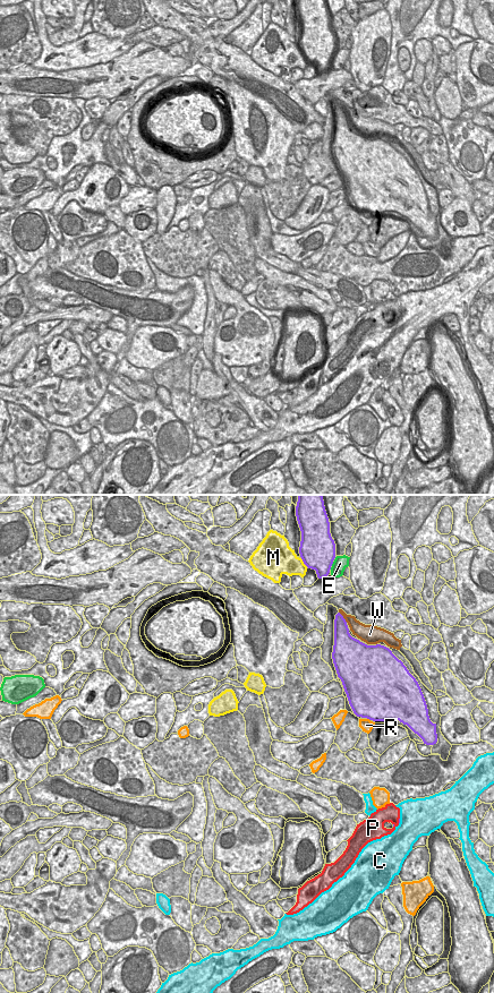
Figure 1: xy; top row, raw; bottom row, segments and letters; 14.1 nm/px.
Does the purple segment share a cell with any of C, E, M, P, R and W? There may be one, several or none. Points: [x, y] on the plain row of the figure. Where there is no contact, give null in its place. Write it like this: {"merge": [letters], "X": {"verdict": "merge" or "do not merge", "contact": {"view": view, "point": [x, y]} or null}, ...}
{"merge": ["P"], "C": {"verdict": "do not merge", "contact": {"view": "xy", "point": [399, 314]}}, "E": {"verdict": "do not merge", "contact": {"view": "xy", "point": [332, 56]}}, "M": {"verdict": "do not merge", "contact": {"view": "xy", "point": [304, 56]}}, "P": {"verdict": "merge", "contact": {"view": "xy", "point": [399, 313]}}, "R": {"verdict": "do not merge", "contact": {"view": "xy", "point": [368, 211]}}, "W": {"verdict": "do not merge", "contact": {"view": "xy", "point": [342, 110]}}}

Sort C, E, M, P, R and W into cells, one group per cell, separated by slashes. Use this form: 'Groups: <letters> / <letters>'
Groups: C / E / M / P / R / W.

